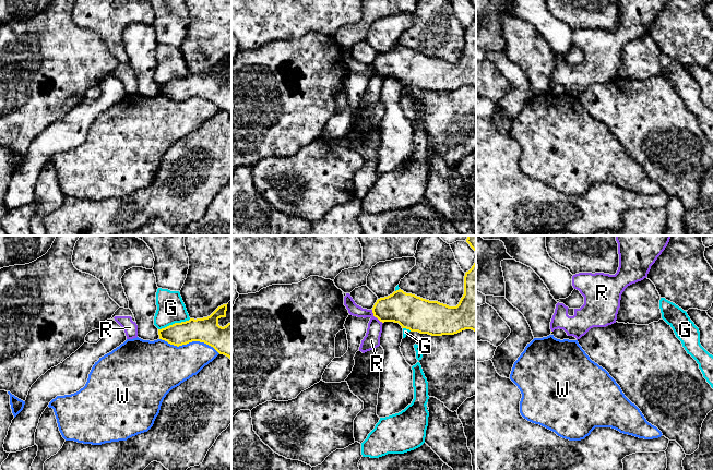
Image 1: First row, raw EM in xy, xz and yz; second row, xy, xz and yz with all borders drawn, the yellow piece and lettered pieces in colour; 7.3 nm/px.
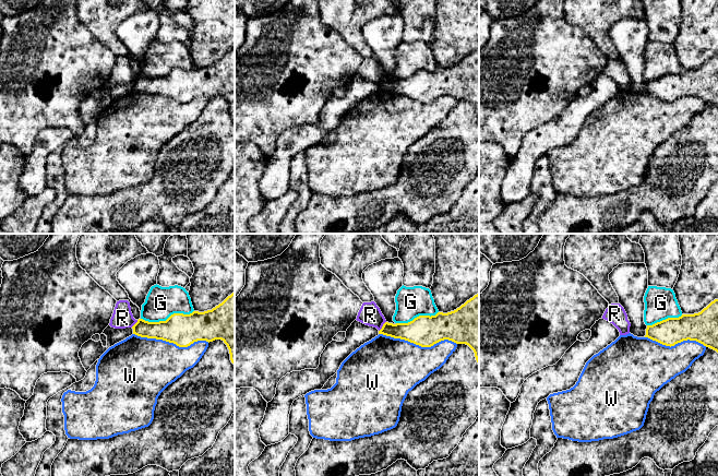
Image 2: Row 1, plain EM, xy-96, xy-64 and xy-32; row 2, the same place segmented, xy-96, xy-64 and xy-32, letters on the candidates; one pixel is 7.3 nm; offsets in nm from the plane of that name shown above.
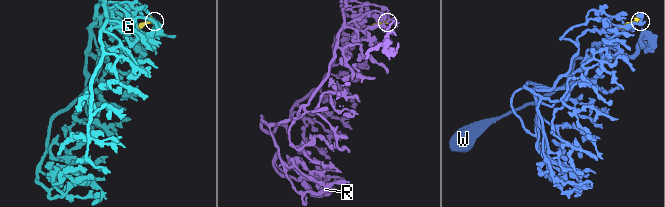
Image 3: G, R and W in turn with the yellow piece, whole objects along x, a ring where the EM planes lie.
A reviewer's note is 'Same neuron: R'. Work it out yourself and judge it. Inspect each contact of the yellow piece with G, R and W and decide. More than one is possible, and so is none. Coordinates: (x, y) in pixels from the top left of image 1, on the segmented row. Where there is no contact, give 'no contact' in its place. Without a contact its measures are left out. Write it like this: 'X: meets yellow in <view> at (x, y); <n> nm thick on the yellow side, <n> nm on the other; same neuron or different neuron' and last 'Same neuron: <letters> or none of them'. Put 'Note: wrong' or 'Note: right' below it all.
G: meets yellow in xy at (175, 323); 190 nm thick on the yellow side, 200 nm on the other; different neuron
R: meets yellow in xz at (376, 316); 240 nm thick on the yellow side, 120 nm on the other; different neuron
W: meets yellow in xy at (190, 341); 190 nm thick on the yellow side, 320 nm on the other; different neuron
Same neuron: none of them
Note: wrong

